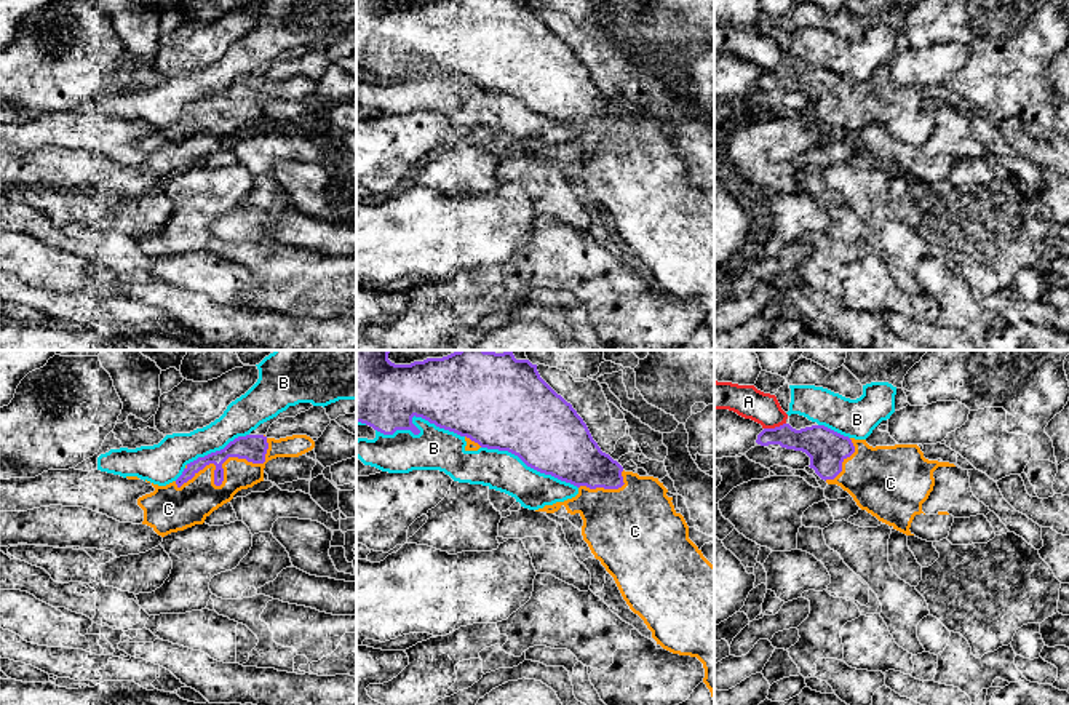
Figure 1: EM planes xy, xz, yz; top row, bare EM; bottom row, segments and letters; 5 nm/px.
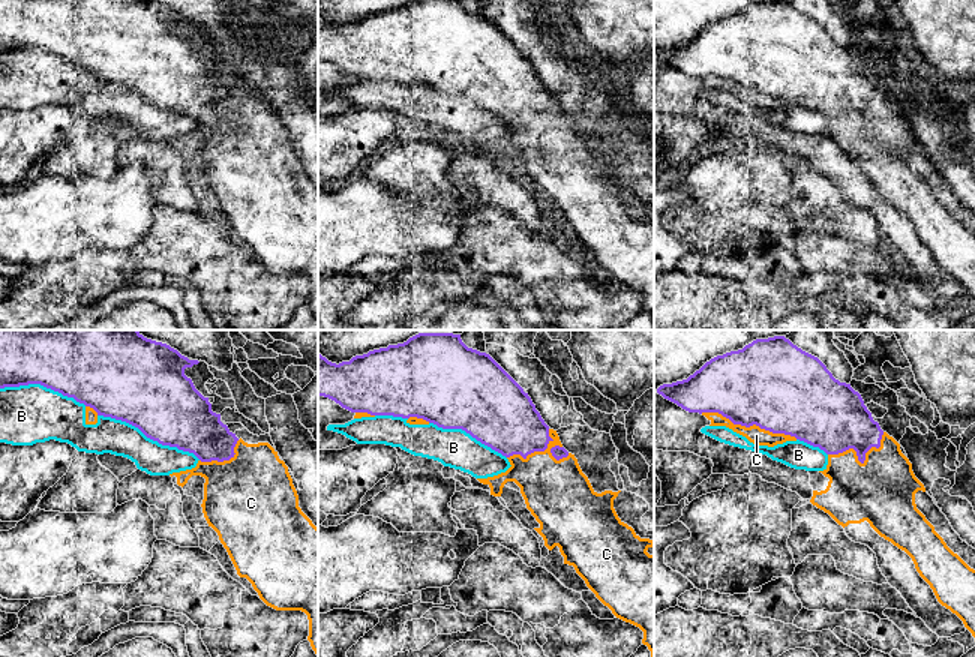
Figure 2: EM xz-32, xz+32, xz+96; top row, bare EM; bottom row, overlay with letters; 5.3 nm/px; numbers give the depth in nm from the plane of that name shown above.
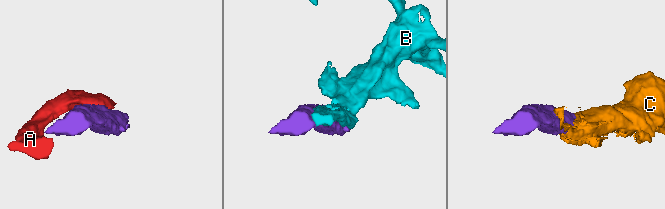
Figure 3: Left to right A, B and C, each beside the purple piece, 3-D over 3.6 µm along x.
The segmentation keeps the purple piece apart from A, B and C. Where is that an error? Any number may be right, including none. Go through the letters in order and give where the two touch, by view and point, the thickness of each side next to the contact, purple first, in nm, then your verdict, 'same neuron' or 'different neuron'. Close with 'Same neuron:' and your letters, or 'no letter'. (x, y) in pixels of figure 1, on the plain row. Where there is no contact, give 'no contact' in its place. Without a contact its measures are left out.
A: yz (775, 69) | 180/160 nm | different neuron
B: xz (411, 63) | 360/220 nm | different neuron
C: xy (222, 115) | 140/200 nm | same neuron
Same neuron: C

